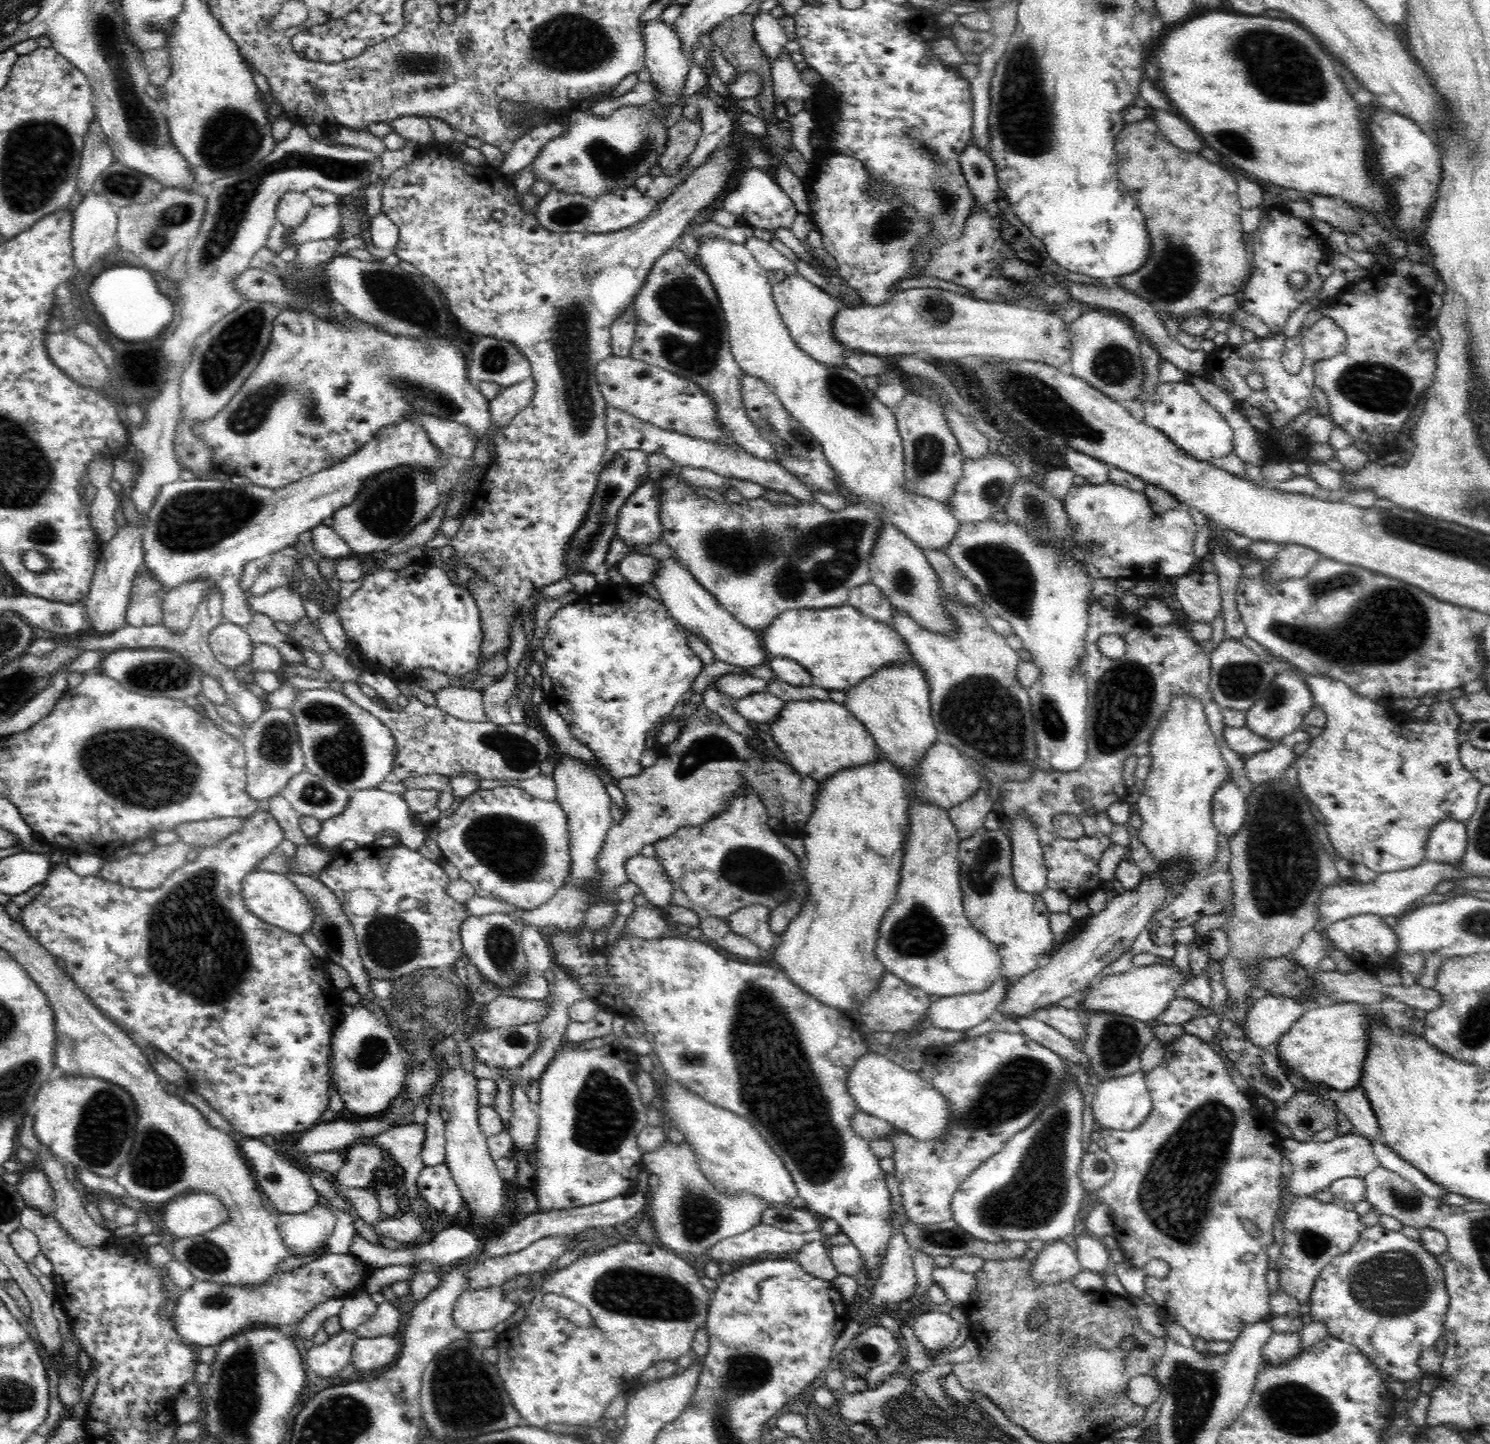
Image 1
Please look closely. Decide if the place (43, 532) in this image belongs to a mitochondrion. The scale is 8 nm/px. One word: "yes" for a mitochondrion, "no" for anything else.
yes

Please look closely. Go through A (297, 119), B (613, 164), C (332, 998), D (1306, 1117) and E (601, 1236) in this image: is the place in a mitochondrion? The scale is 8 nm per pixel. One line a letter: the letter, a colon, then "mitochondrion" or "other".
A: other
B: mitochondrion
C: other
D: mitochondrion
E: other

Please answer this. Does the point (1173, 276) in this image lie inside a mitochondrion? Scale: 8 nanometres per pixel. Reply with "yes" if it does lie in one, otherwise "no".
yes

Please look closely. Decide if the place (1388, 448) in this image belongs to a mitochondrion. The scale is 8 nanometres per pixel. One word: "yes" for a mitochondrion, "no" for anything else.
no

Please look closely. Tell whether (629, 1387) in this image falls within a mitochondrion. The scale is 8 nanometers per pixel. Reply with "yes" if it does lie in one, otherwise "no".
no

